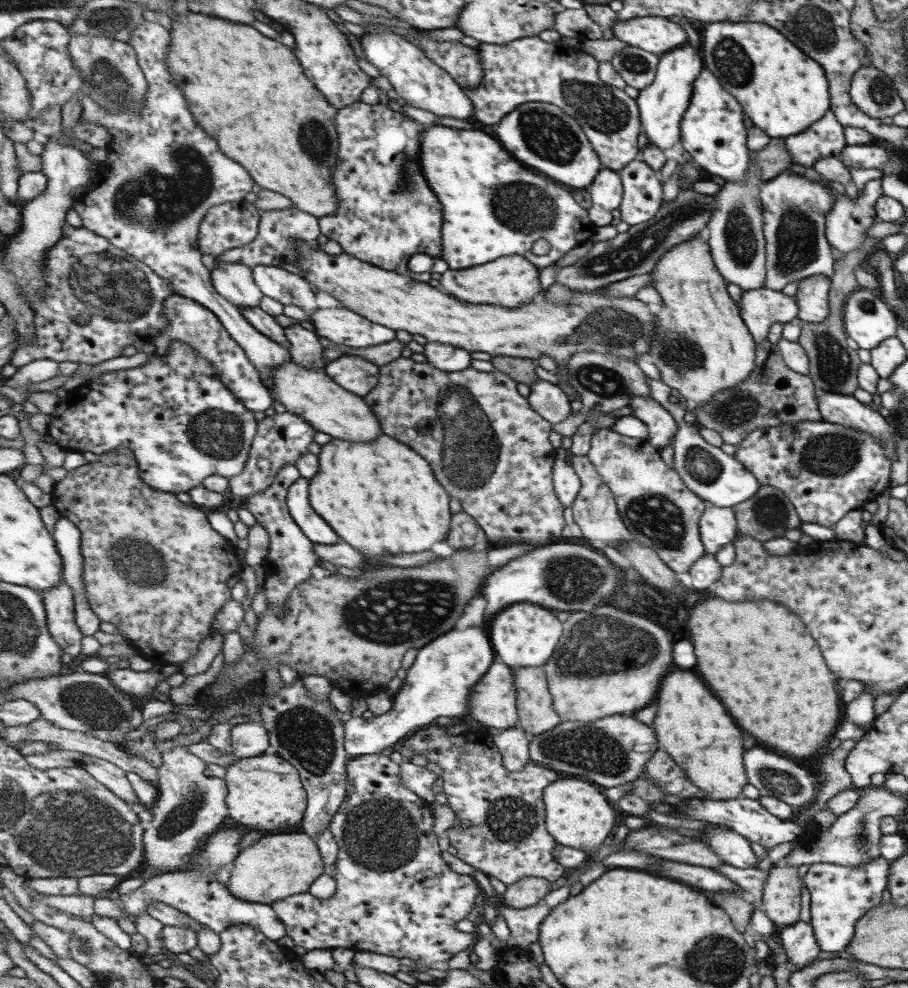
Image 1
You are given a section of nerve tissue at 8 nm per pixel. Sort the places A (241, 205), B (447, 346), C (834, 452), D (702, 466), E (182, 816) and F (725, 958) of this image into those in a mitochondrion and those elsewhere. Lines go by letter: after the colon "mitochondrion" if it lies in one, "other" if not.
A: other
B: other
C: mitochondrion
D: mitochondrion
E: mitochondrion
F: mitochondrion

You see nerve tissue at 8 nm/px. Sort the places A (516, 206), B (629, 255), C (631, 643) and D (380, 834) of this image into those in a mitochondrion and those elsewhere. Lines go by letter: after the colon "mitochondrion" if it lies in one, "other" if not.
A: mitochondrion
B: mitochondrion
C: mitochondrion
D: mitochondrion

